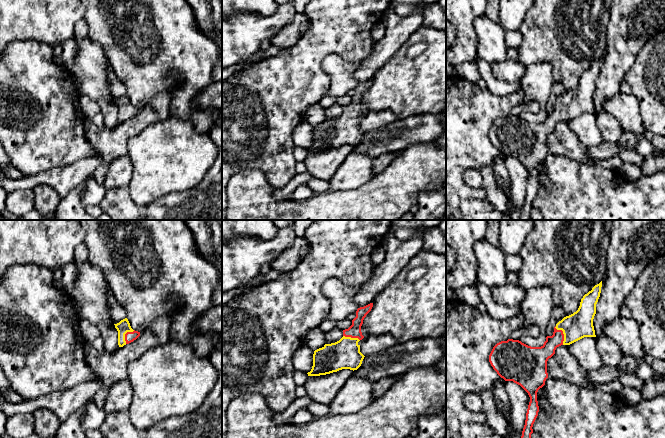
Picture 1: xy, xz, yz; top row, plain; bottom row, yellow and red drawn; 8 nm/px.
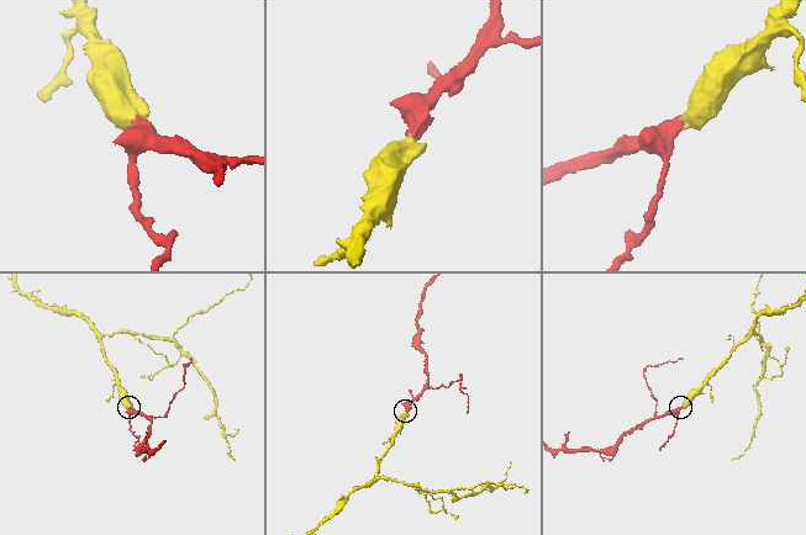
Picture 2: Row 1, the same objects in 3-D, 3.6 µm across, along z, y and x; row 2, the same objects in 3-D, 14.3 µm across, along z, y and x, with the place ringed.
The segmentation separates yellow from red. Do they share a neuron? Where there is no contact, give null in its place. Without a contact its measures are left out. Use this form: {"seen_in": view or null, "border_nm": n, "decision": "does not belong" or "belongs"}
{"seen_in": "yz", "border_nm": 170, "decision": "belongs"}

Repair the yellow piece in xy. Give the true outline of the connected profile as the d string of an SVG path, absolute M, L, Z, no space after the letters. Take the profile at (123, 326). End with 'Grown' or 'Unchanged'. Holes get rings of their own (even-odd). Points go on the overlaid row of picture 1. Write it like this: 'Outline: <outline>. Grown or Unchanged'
Outline: M127 318L121 320L119 323L114 324L118 331L118 345L123 347L136 340L140 336L140 332L131 328Z. Grown

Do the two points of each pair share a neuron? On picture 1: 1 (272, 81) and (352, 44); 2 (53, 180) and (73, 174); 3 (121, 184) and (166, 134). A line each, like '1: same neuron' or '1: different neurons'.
1: same neuron
2: same neuron
3: different neurons

